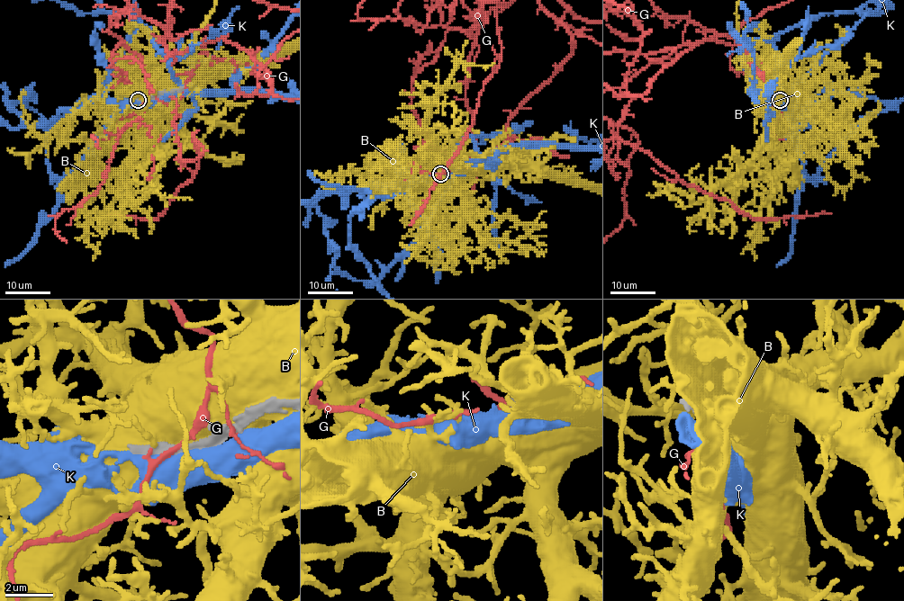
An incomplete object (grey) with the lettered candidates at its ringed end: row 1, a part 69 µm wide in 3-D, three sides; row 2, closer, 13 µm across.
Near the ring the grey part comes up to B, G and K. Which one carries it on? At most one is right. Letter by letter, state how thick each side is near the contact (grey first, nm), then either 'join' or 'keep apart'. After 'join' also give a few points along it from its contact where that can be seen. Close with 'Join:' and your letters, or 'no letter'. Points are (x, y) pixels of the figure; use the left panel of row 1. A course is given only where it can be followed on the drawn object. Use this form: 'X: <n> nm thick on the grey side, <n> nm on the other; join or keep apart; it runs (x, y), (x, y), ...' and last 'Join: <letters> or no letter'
B: 550 nm thick on the grey side, 800 nm on the other; keep apart
G: 400 nm thick on the grey side, 240 nm on the other; keep apart
K: 400 nm thick on the grey side, 800 nm on the other; keep apart
Join: no letter

